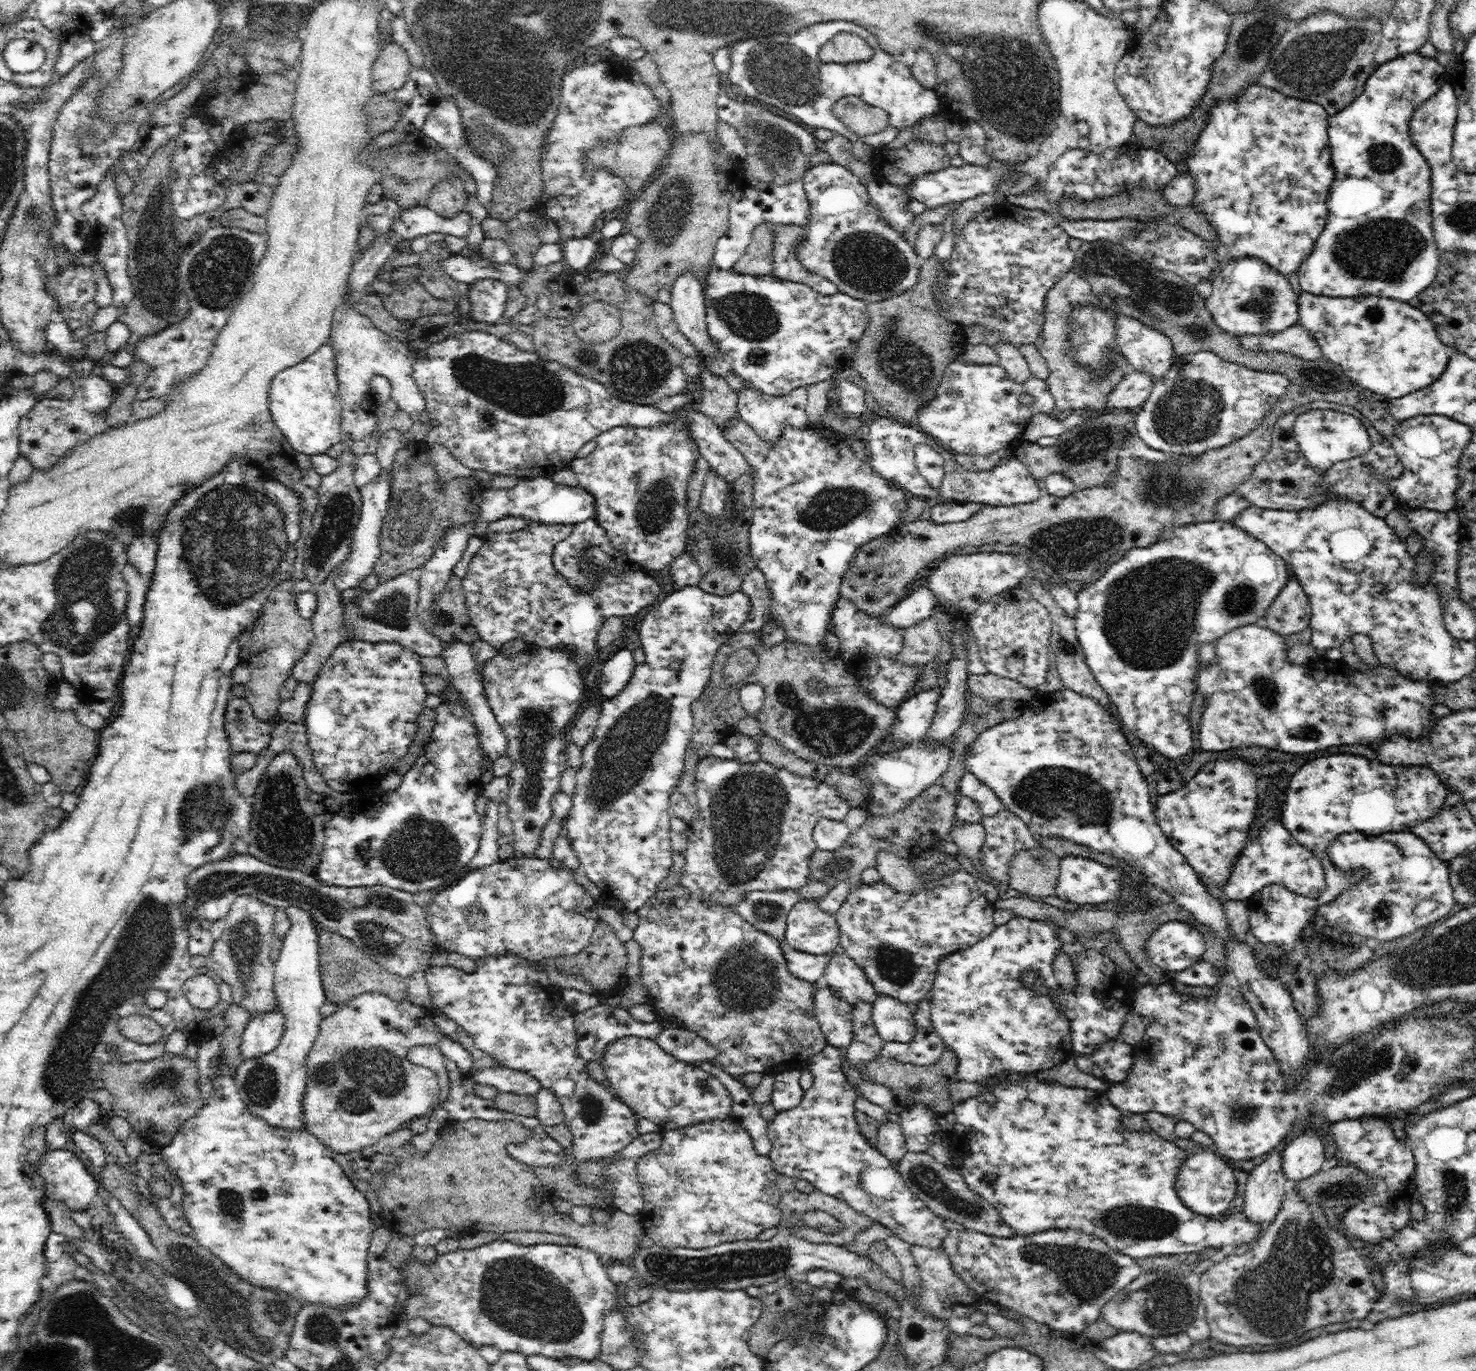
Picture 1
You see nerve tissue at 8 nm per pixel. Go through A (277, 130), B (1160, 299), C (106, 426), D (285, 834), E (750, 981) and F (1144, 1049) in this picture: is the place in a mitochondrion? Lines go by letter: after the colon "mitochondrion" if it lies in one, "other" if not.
A: other
B: mitochondrion
C: other
D: mitochondrion
E: mitochondrion
F: other

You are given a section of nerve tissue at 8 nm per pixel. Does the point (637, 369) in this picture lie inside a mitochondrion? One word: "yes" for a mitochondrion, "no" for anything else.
yes

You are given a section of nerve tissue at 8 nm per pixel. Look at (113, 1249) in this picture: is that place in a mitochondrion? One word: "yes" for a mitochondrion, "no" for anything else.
no

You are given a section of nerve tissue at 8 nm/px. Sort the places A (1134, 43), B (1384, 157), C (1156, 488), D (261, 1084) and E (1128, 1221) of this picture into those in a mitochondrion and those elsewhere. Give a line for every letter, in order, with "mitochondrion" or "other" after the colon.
A: other
B: mitochondrion
C: mitochondrion
D: mitochondrion
E: mitochondrion

